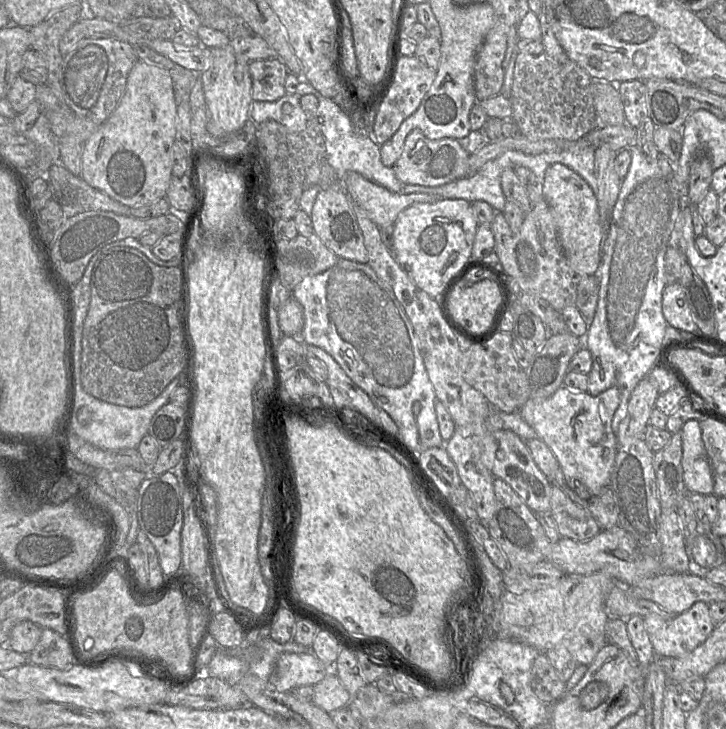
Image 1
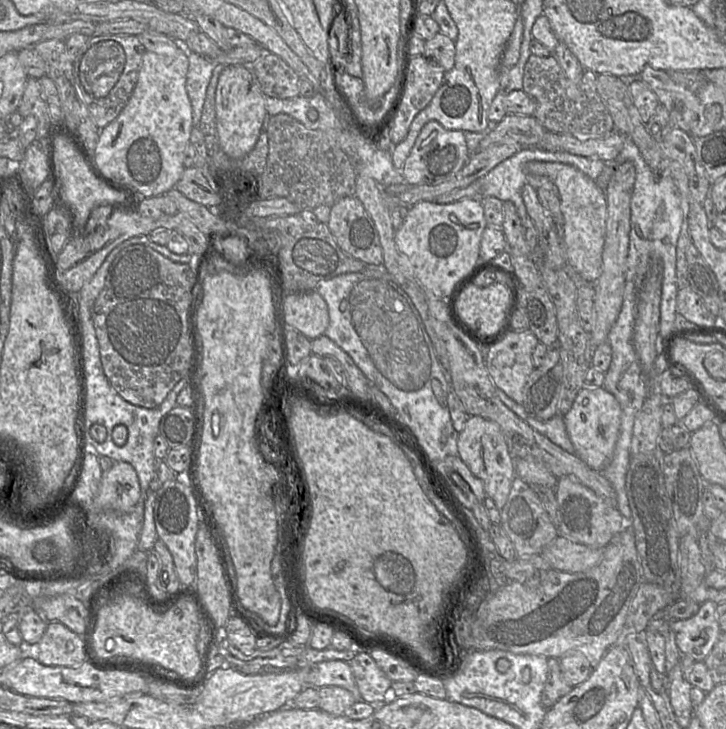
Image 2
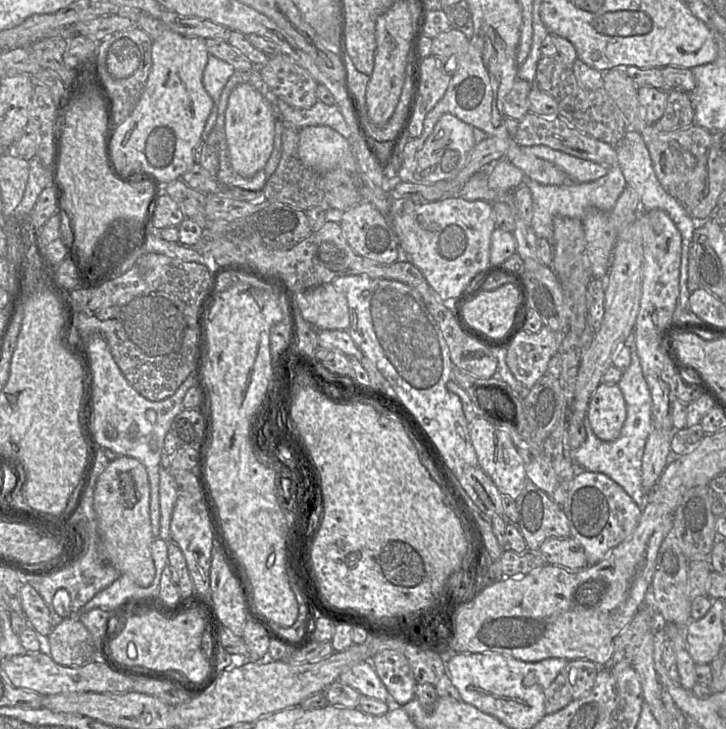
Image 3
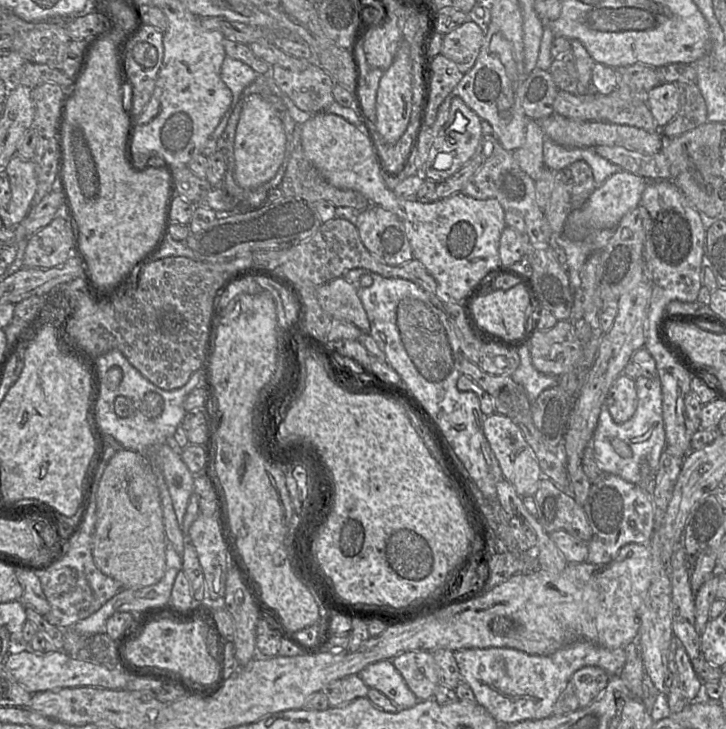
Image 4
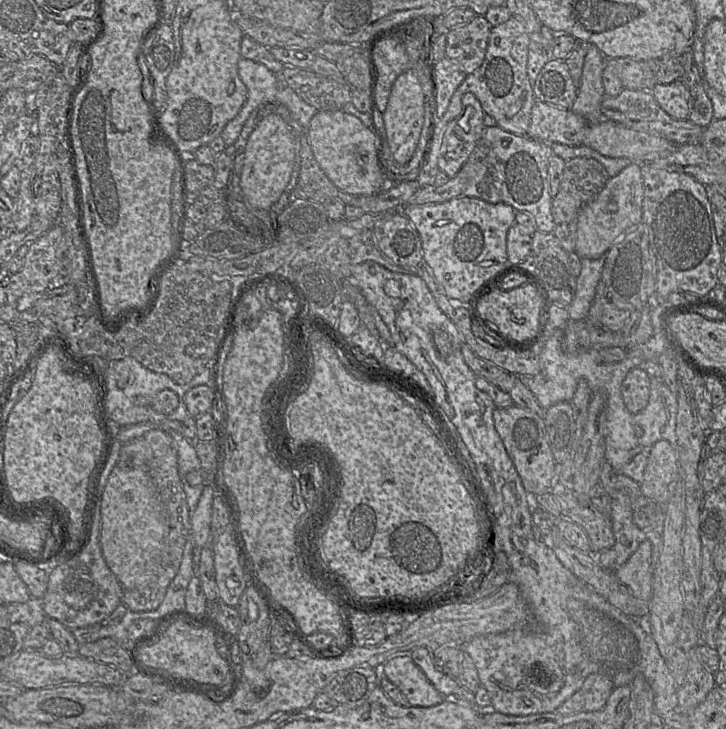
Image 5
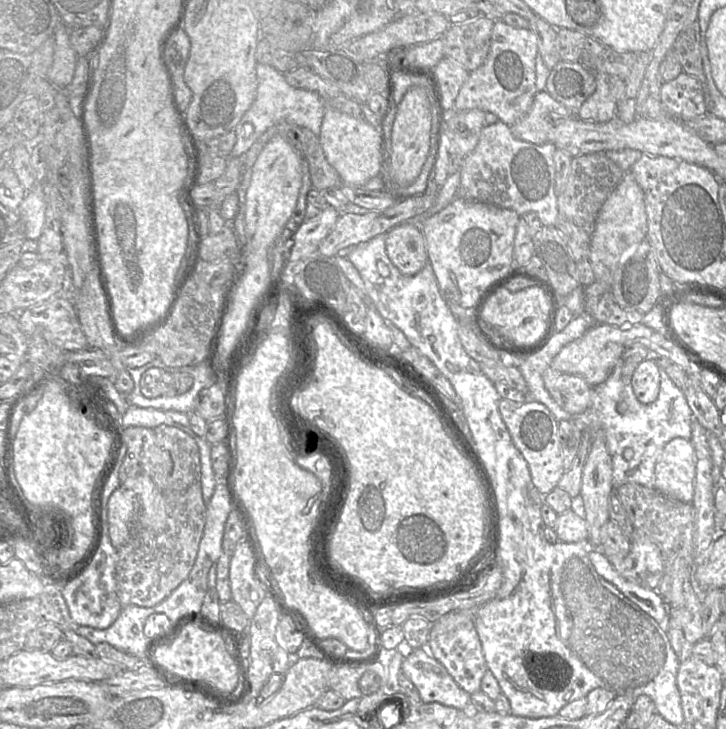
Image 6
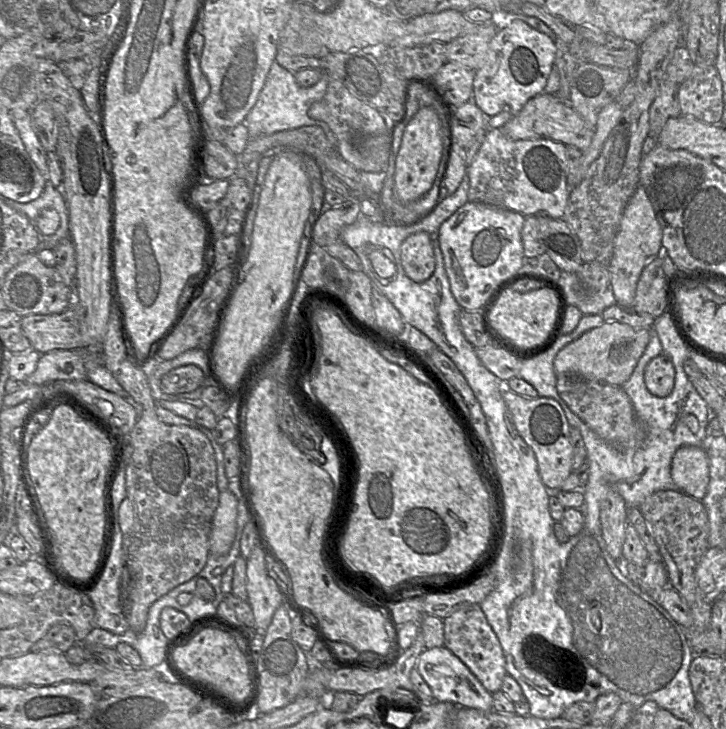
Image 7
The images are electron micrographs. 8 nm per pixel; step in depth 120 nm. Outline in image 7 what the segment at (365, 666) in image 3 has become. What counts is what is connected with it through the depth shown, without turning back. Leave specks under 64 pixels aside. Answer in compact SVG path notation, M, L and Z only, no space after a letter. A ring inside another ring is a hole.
M444 646L426 649L417 661L416 670L430 687L436 702L492 712L492 694L484 688L467 666Z

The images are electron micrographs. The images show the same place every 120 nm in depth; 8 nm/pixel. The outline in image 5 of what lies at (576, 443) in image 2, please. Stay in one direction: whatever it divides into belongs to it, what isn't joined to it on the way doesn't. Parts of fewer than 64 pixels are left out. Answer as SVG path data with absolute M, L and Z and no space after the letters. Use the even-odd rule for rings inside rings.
M642 368L628 372L621 386L621 393L627 409L636 414L649 402L651 376Z

